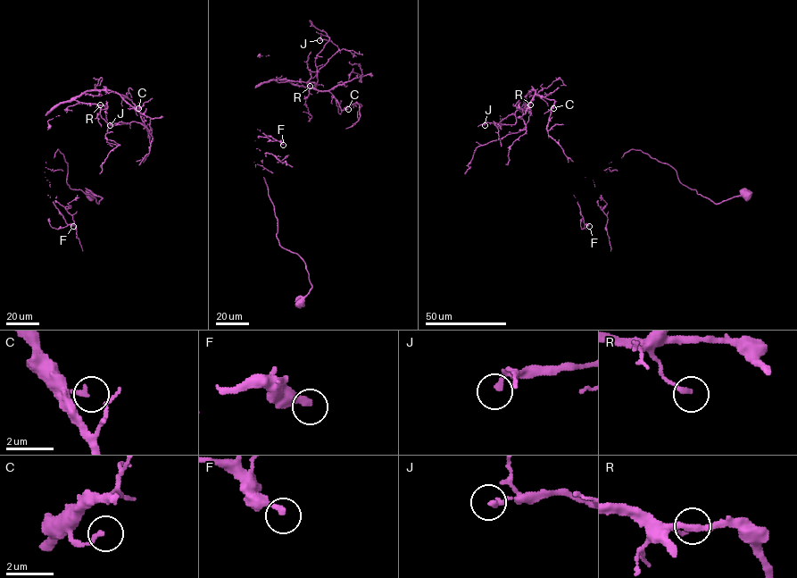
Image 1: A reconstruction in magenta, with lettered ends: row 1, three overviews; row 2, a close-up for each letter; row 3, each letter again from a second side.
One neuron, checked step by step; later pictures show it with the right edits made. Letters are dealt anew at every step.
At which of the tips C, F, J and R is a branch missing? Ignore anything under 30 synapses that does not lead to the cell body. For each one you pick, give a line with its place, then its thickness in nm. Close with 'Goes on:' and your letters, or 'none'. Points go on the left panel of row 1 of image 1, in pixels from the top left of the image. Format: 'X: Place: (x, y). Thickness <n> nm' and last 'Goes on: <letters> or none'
F: Place: (73, 226). Thickness 280 nm
Goes on: F

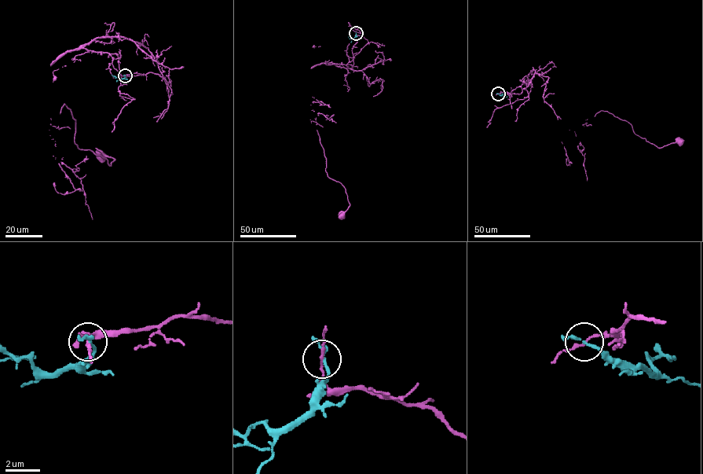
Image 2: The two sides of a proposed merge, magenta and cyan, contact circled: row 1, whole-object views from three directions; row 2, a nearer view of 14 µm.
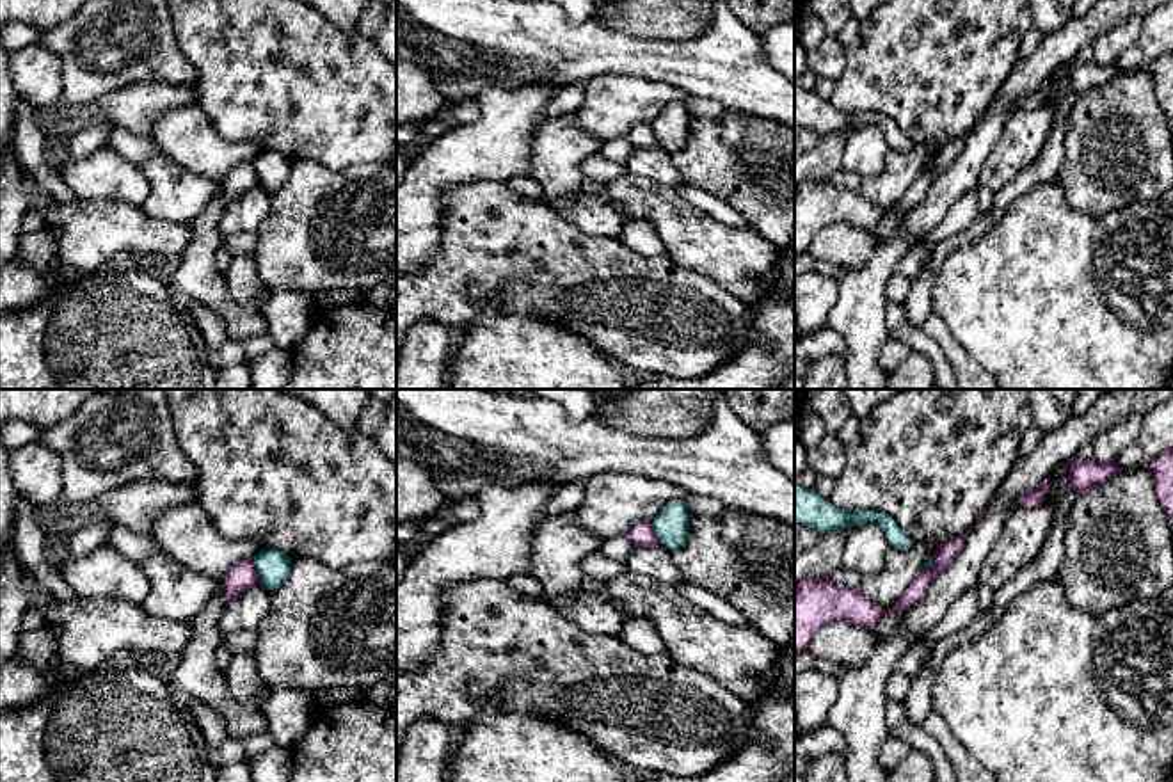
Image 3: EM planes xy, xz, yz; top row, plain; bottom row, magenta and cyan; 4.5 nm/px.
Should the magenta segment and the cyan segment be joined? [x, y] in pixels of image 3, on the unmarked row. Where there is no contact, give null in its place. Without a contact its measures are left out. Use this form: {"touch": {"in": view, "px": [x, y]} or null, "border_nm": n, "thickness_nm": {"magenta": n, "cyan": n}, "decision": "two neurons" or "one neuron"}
{"touch": {"in": "xy", "px": [255, 173]}, "border_nm": 120, "thickness_nm": {"magenta": 140, "cyan": 160}, "decision": "two neurons"}

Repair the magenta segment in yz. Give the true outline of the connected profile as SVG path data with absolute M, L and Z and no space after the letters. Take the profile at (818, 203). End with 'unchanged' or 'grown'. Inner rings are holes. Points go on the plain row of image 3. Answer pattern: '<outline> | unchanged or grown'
M974 128L967 135L937 148L933 167L922 171L903 199L887 213L864 199L860 192L837 188L830 180L802 181L794 192L794 256L807 252L816 233L828 224L846 222L873 231L883 217L919 206L931 185L960 156L972 132Z | unchanged

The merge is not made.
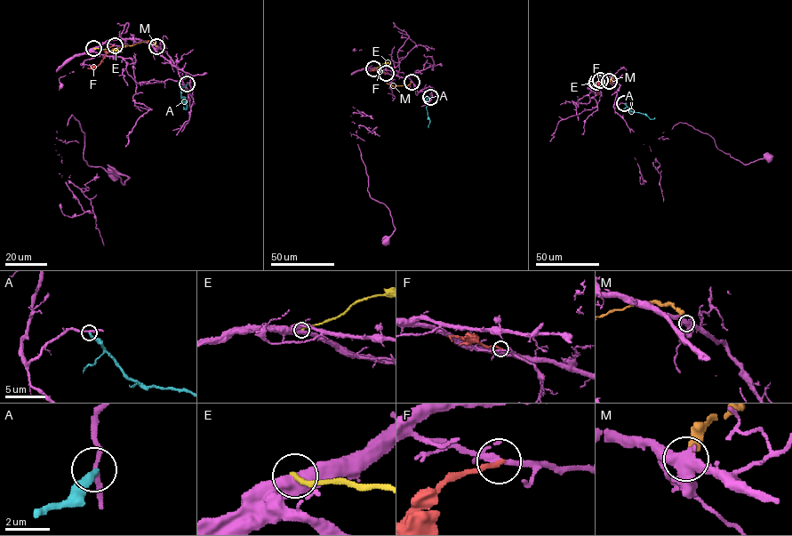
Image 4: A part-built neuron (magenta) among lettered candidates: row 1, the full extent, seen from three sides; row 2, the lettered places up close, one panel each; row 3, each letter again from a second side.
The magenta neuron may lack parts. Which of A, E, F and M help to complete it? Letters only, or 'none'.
none

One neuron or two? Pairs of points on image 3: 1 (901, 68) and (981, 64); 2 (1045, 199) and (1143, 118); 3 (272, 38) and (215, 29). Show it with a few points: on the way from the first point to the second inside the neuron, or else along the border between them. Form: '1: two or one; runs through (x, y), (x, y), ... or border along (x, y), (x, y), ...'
1: one; runs through (921, 68), (962, 64)
2: two; border along (1056, 180), (1065, 201), (1092, 215)
3: one; runs through (258, 38), (246, 38), (237, 29), (230, 29)

